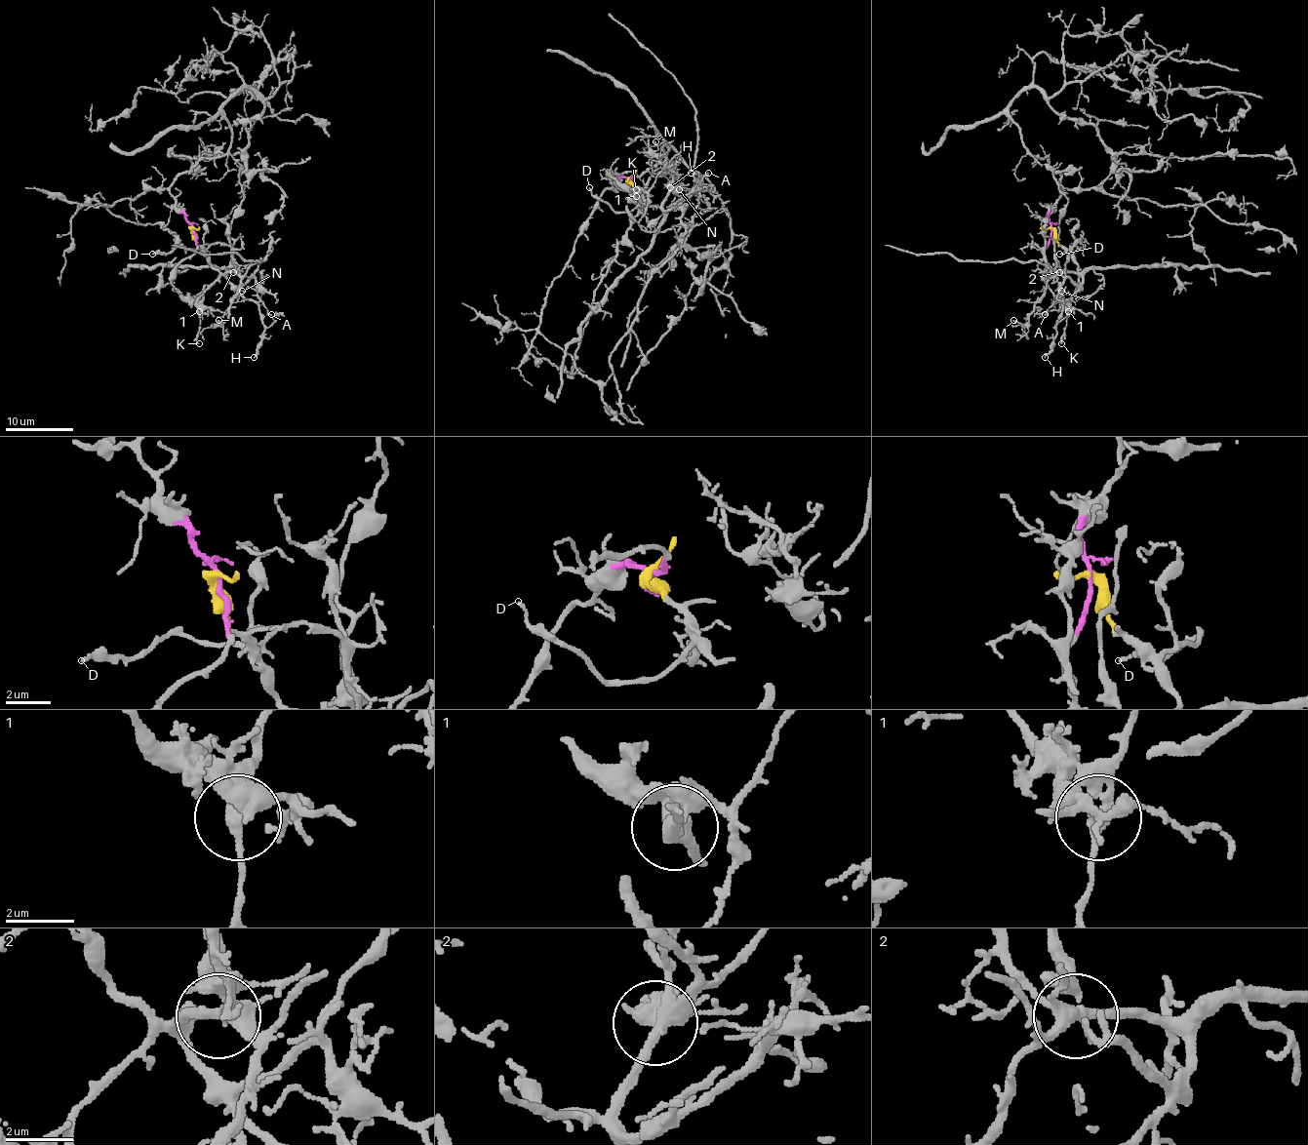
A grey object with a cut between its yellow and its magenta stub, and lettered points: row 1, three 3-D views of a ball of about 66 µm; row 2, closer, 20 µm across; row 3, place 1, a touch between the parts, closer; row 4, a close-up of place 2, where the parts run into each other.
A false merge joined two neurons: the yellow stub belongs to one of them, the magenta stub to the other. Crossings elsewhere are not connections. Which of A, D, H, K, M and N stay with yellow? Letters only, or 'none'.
A, D, H, K, M, N

